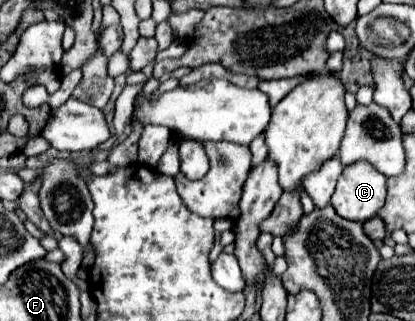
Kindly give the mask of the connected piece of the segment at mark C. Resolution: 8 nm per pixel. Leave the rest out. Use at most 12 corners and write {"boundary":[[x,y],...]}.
{"boundary":[[361,160],[343,168],[331,204],[365,222],[385,204],[385,176]]}

